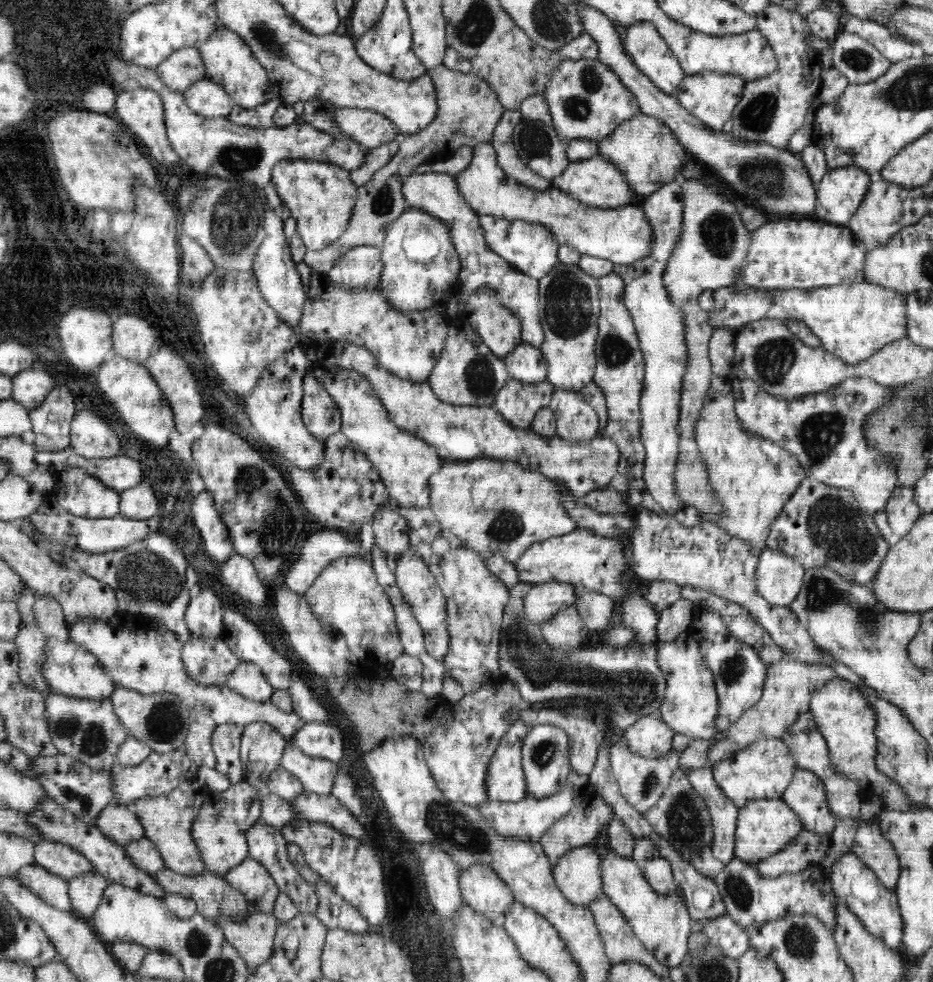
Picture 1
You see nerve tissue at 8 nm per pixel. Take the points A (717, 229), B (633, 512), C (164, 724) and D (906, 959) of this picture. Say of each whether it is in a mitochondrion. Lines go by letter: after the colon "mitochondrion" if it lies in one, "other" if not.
A: mitochondrion
B: other
C: mitochondrion
D: other

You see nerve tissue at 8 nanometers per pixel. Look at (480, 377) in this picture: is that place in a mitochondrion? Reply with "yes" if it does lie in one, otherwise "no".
yes

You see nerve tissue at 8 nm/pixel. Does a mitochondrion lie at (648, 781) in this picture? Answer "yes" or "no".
yes

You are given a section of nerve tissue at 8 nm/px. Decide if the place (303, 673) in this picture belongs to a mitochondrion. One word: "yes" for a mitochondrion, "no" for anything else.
no

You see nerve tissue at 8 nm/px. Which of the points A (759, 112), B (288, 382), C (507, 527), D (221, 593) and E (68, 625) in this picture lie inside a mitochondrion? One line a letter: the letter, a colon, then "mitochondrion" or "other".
A: mitochondrion
B: mitochondrion
C: mitochondrion
D: other
E: other

